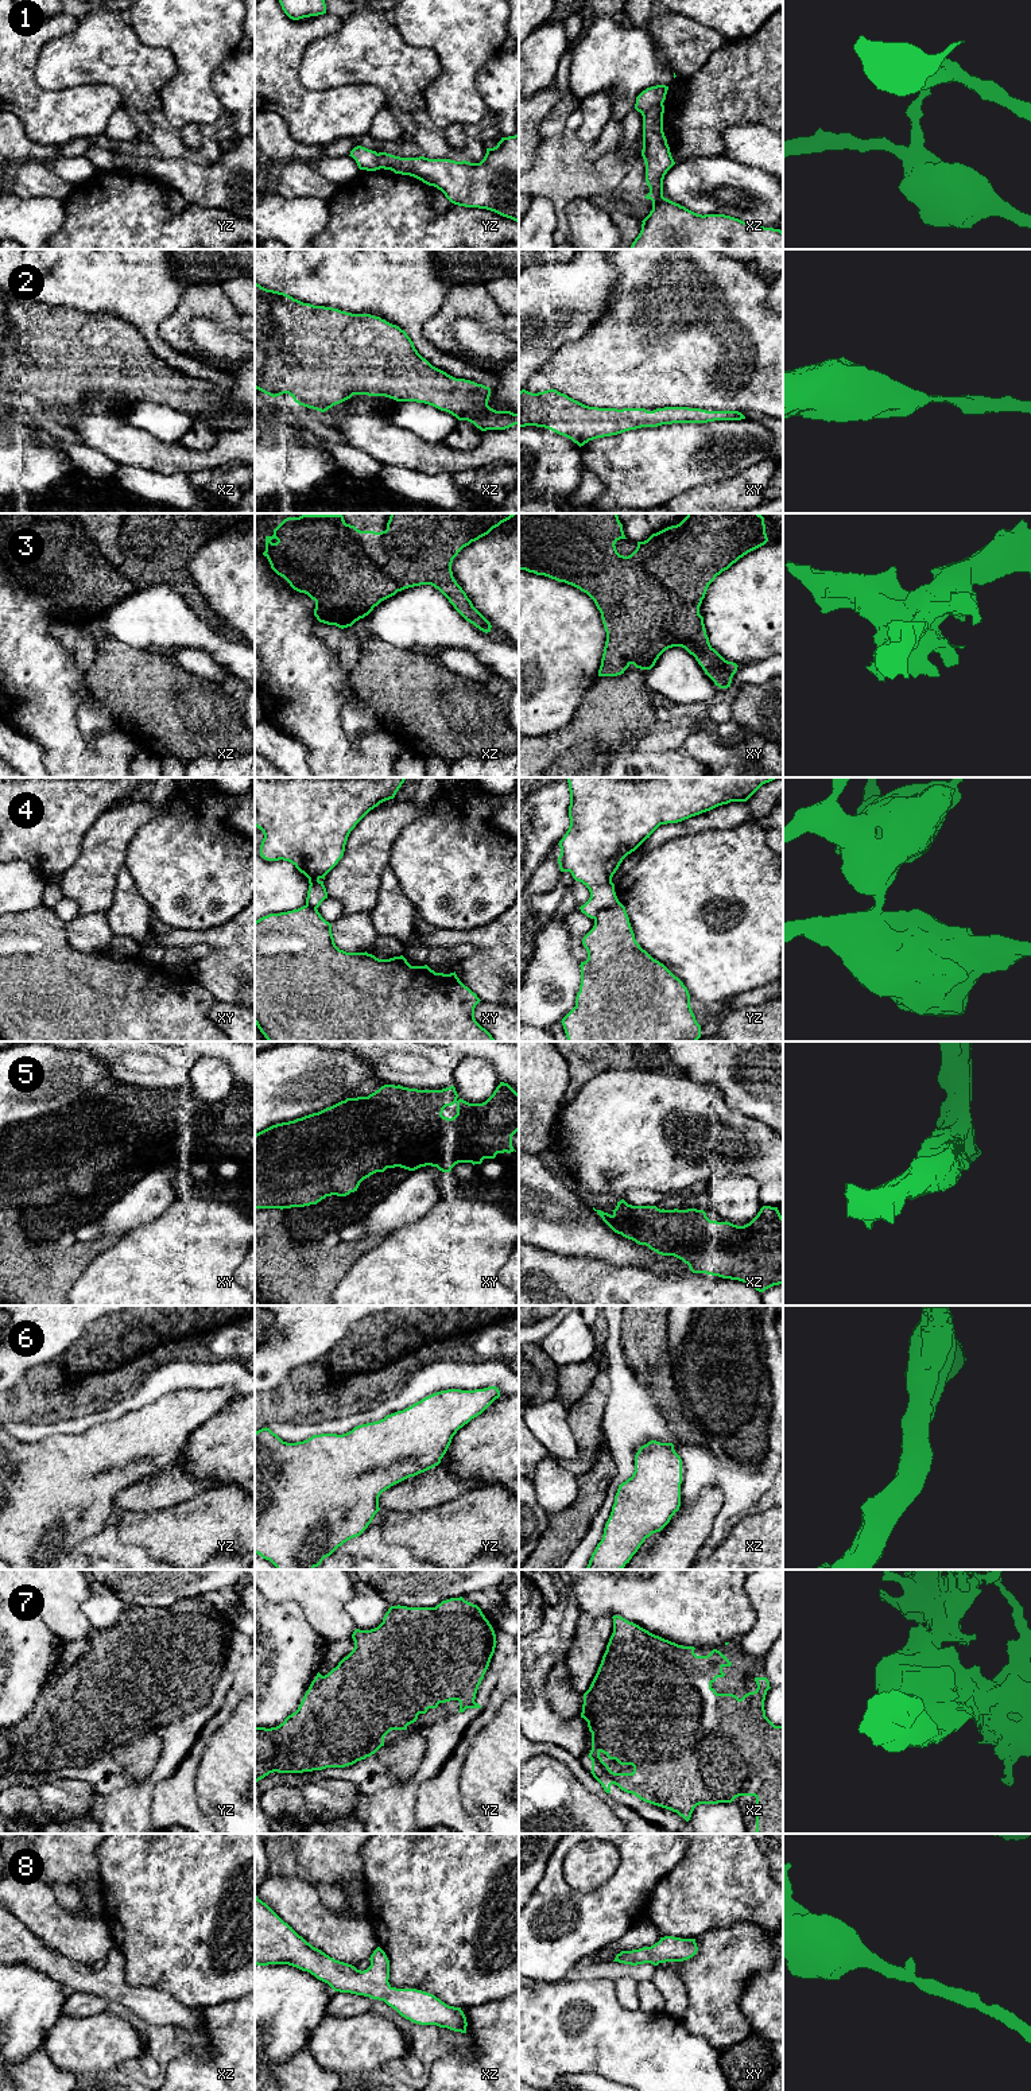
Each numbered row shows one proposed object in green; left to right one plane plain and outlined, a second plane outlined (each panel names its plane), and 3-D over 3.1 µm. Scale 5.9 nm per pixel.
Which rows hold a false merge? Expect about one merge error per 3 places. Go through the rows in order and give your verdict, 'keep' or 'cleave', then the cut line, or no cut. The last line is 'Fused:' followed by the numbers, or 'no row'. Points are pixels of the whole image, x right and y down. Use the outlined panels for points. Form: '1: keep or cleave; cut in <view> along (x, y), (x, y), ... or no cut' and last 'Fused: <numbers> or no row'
1: cleave; cut in xz along (662, 103), (643, 116)
2: keep; no cut
3: keep; no cut
4: cleave; cut in yz along (619, 902), (603, 908), (593, 918)
5: keep; no cut
6: keep; no cut
7: keep; no cut
8: keep; no cut
Fused: 1, 4

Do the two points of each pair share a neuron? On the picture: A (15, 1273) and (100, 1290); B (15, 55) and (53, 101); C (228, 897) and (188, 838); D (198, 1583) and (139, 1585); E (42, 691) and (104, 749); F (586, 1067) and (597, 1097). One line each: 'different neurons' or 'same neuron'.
A: different neurons
B: same neuron
C: same neuron
D: same neuron
E: same neuron
F: different neurons

